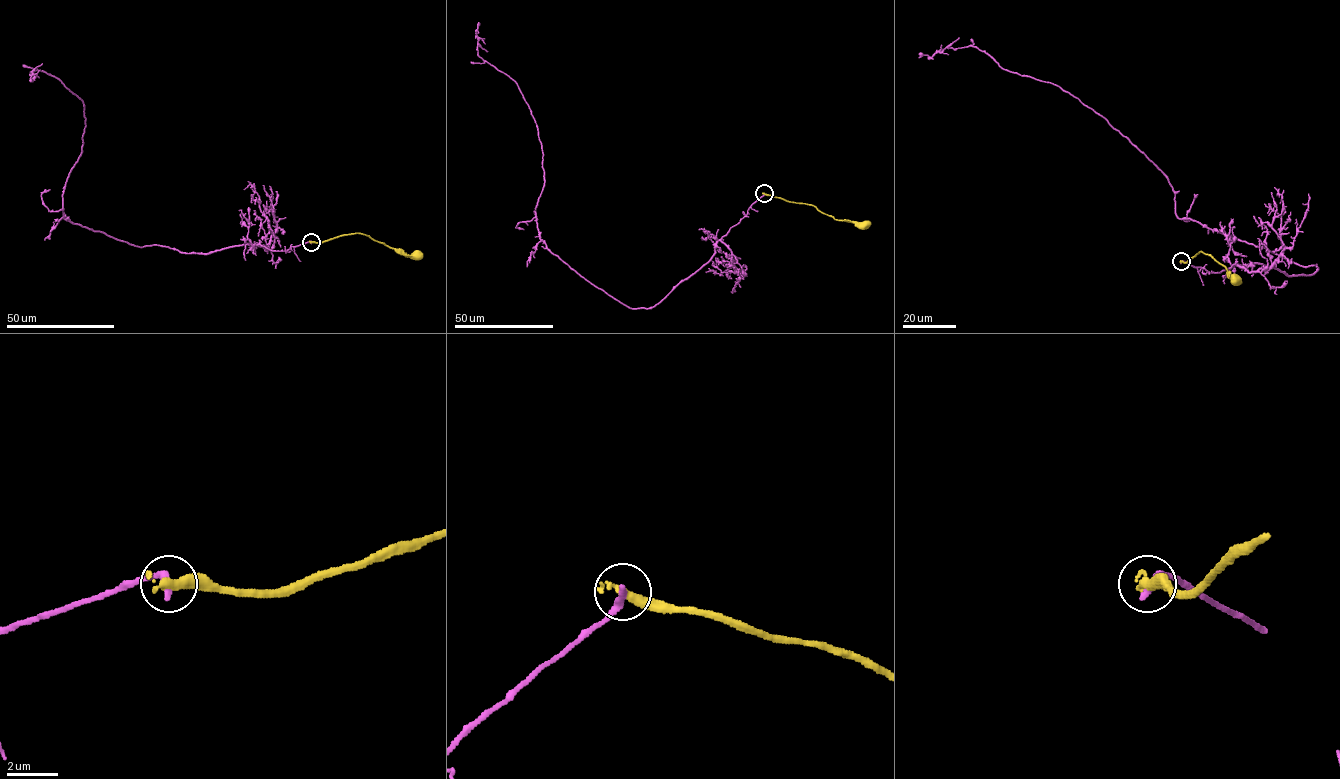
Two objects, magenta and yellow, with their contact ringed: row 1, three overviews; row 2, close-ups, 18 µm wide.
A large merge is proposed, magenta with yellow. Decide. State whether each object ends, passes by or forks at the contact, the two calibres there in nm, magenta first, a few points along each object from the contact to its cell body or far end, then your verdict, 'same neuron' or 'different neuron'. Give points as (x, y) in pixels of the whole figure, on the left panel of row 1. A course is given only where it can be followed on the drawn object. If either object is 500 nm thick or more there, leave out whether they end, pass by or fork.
magenta ends; yellow passes by; calibres 360 and 320 nm; course magenta (311, 242), (182, 253), (72, 223), (64, 187), (80, 156), (84, 105), (45, 72), (31, 72), (34, 80); course yellow (311, 242), (361, 233), (404, 255), (416, 253); different neuron

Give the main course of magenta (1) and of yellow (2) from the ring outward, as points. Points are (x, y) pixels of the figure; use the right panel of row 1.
1: (1181, 262), (1318, 269), (1178, 218), (1168, 178), (1058, 86), (971, 46), (918, 57)
2: (1181, 262), (1185, 262), (1202, 252), (1225, 268), (1230, 279), (1236, 278)

